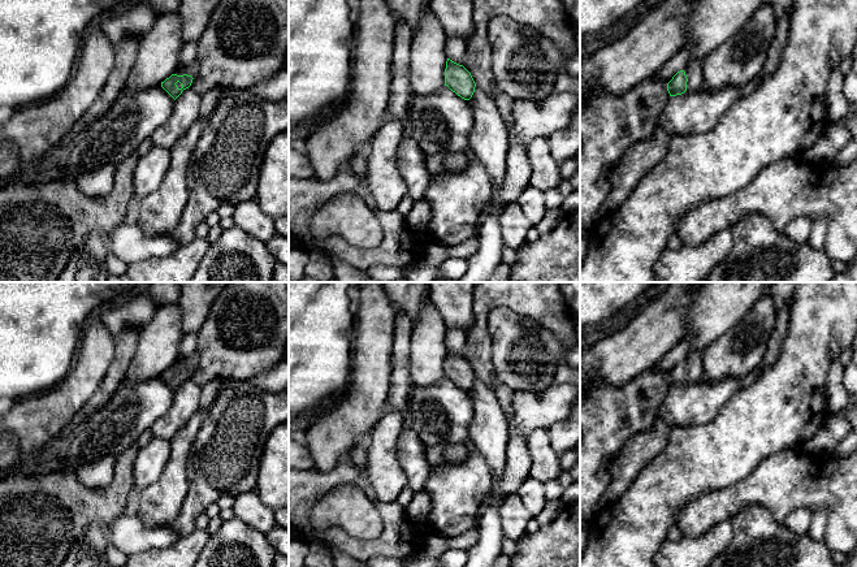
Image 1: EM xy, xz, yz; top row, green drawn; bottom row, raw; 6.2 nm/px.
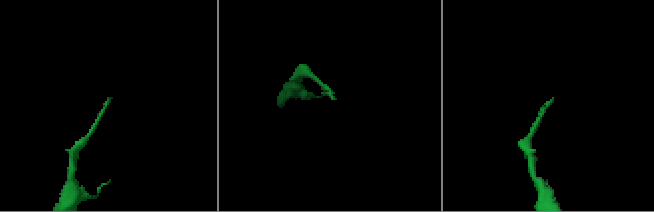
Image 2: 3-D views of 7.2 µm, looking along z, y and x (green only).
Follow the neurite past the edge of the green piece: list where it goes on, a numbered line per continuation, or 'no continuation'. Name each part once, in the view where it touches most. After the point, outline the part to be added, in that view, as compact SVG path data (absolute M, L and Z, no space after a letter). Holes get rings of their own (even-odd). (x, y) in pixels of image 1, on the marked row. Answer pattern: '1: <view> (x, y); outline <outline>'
1: yz (695, 70); outline M691 60L688 66L684 69L688 78L687 91L700 90L704 79L704 65L700 60Z

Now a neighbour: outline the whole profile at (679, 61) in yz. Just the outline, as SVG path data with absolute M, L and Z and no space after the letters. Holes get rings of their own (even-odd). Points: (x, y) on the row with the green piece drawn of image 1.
M683 46L653 77L662 82L670 82L678 72L684 70L688 66L689 61L691 48Z

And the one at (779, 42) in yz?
M789 10L776 23L775 35L772 38L765 65L762 68L762 73L763 73L762 81L770 74L772 74L780 64L782 55L787 47L791 17L792 17L792 10Z

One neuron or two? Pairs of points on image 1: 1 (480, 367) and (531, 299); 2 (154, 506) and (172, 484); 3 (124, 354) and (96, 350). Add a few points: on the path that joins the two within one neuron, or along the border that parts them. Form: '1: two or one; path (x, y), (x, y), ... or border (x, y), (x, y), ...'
1: one; path (480, 341), (481, 312), (494, 299), (505, 299)
2: one; path (159, 501), (171, 489)
3: two; border (115, 337), (115, 356), (100, 380)

